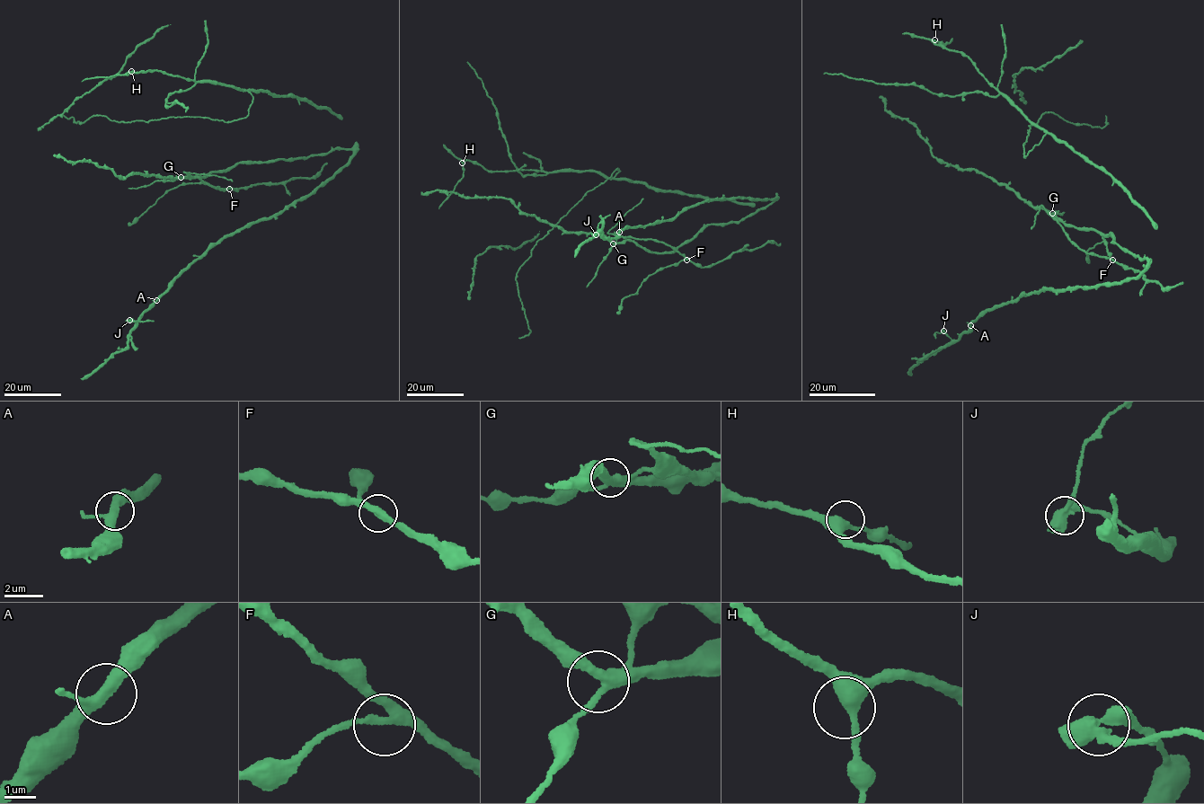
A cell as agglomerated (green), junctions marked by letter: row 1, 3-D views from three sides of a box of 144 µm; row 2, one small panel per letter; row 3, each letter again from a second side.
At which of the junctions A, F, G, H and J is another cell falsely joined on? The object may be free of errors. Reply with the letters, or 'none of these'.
J

